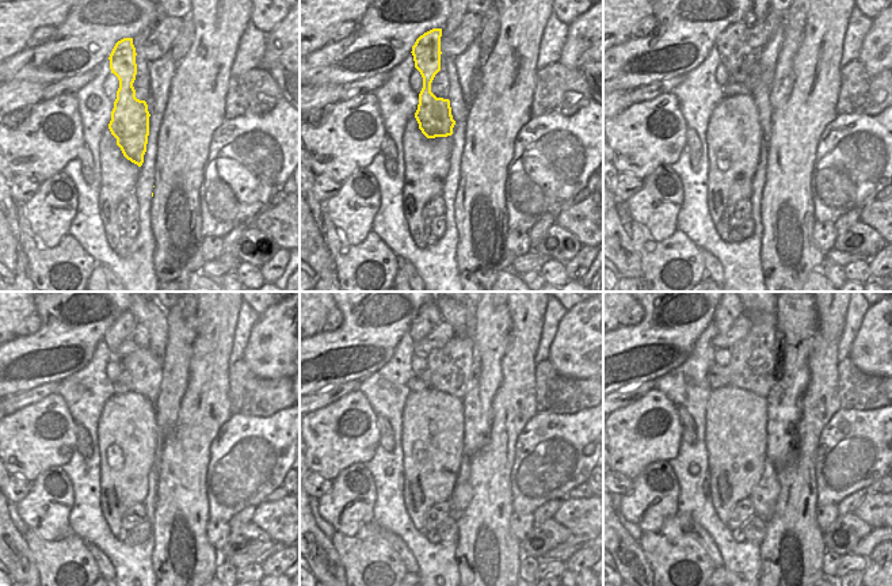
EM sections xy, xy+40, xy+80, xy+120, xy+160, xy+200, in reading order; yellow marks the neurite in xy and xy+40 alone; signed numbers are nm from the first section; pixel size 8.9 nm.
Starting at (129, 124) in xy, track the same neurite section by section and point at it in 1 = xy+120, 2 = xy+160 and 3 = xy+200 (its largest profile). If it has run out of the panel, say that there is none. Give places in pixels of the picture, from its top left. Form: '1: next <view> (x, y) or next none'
1: next xy+120 (125, 324)
2: next xy+160 (427, 319)
3: next xy+200 (723, 319)

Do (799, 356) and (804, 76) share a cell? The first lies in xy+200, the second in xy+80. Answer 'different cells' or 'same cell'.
different cells

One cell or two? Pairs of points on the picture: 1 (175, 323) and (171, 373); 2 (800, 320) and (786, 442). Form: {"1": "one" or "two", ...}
{"1": "one", "2": "one"}

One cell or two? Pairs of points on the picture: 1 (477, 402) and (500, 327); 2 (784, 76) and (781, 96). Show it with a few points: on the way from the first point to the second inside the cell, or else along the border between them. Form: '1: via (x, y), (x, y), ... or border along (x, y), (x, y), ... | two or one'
1: via (483, 383), (487, 370), (488, 346) | one
2: via (782, 82), (781, 91) | one

